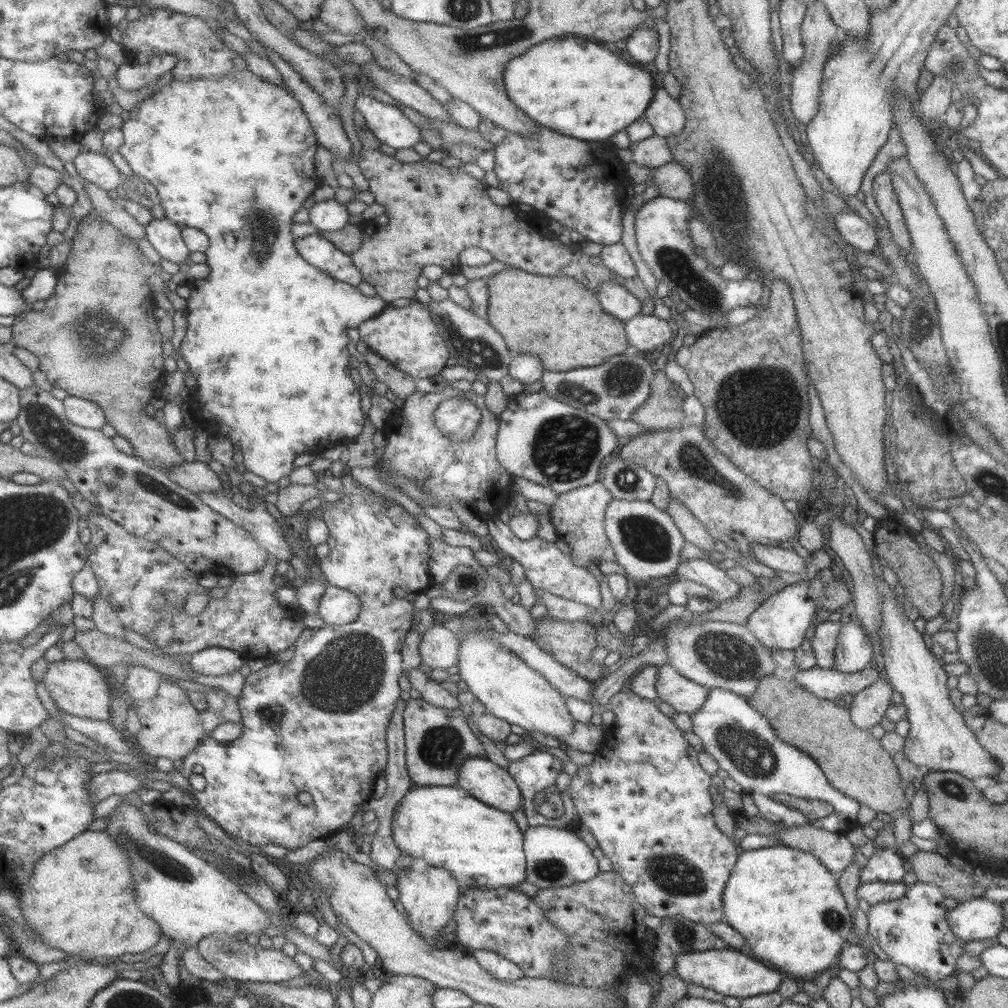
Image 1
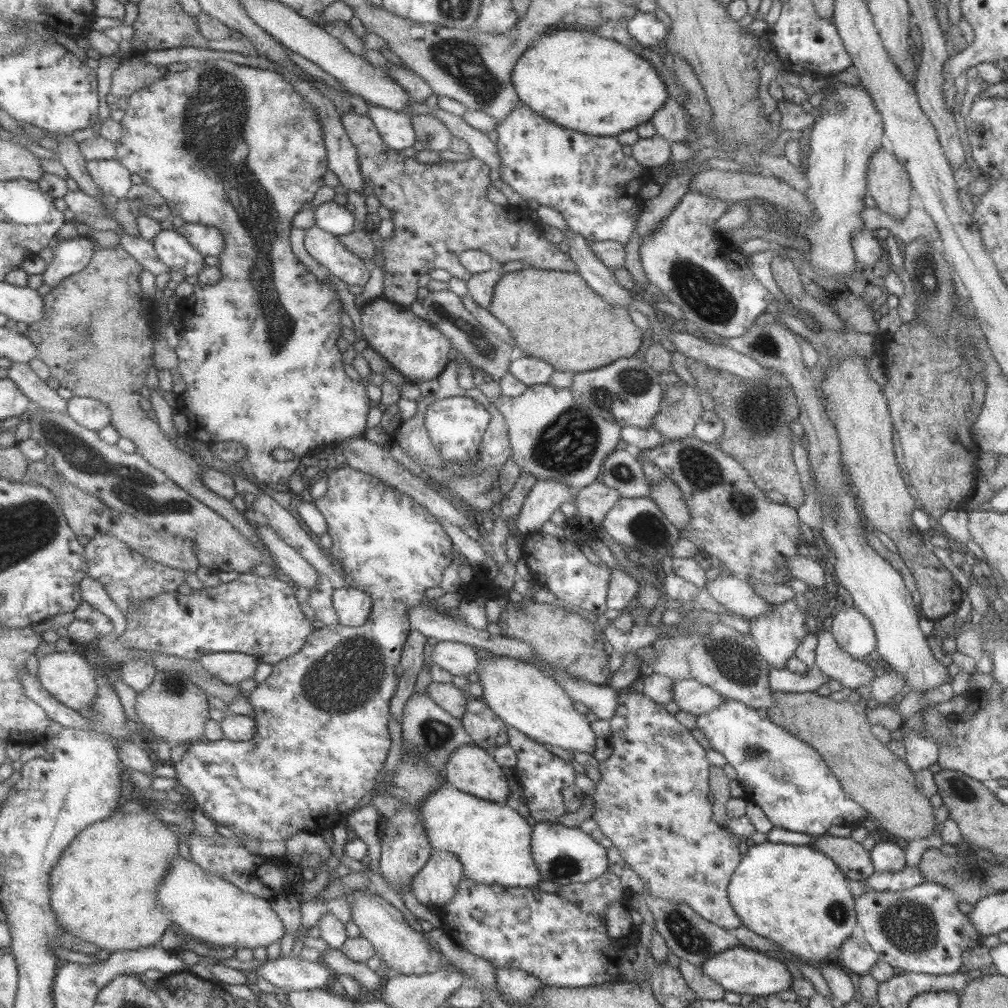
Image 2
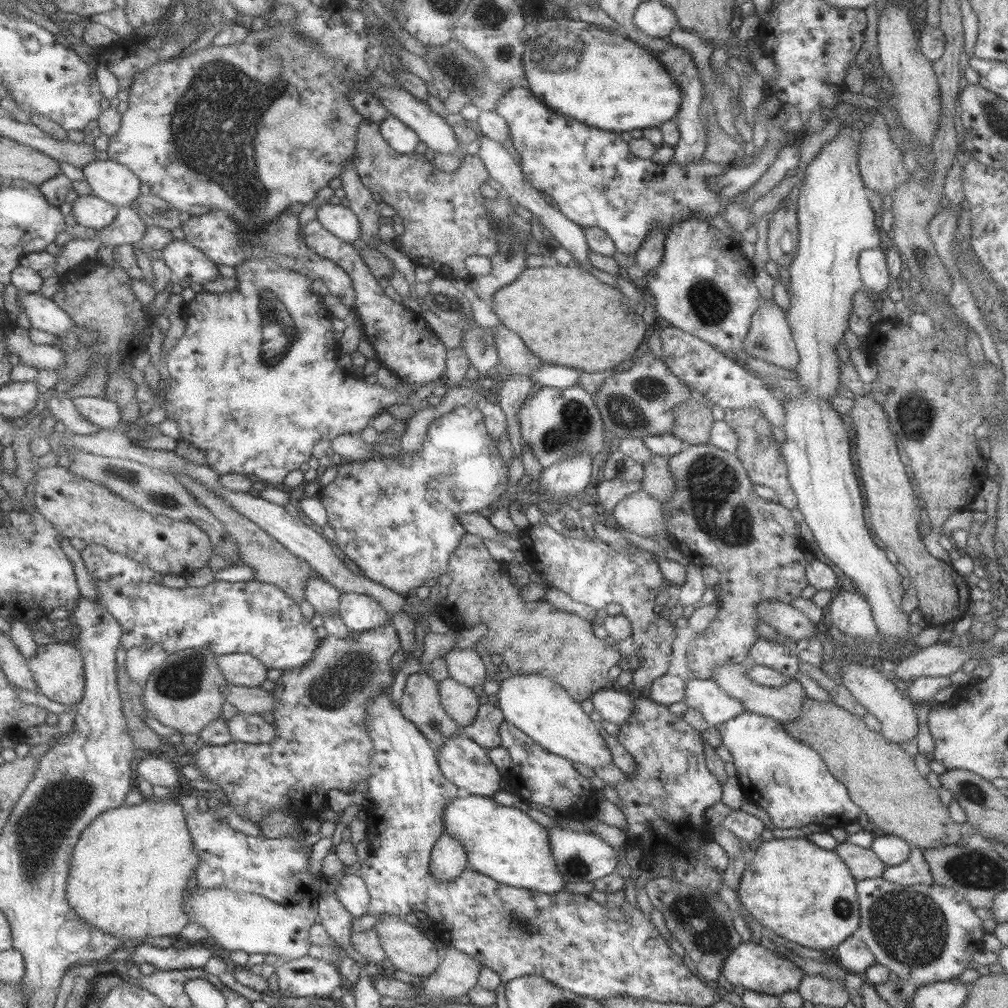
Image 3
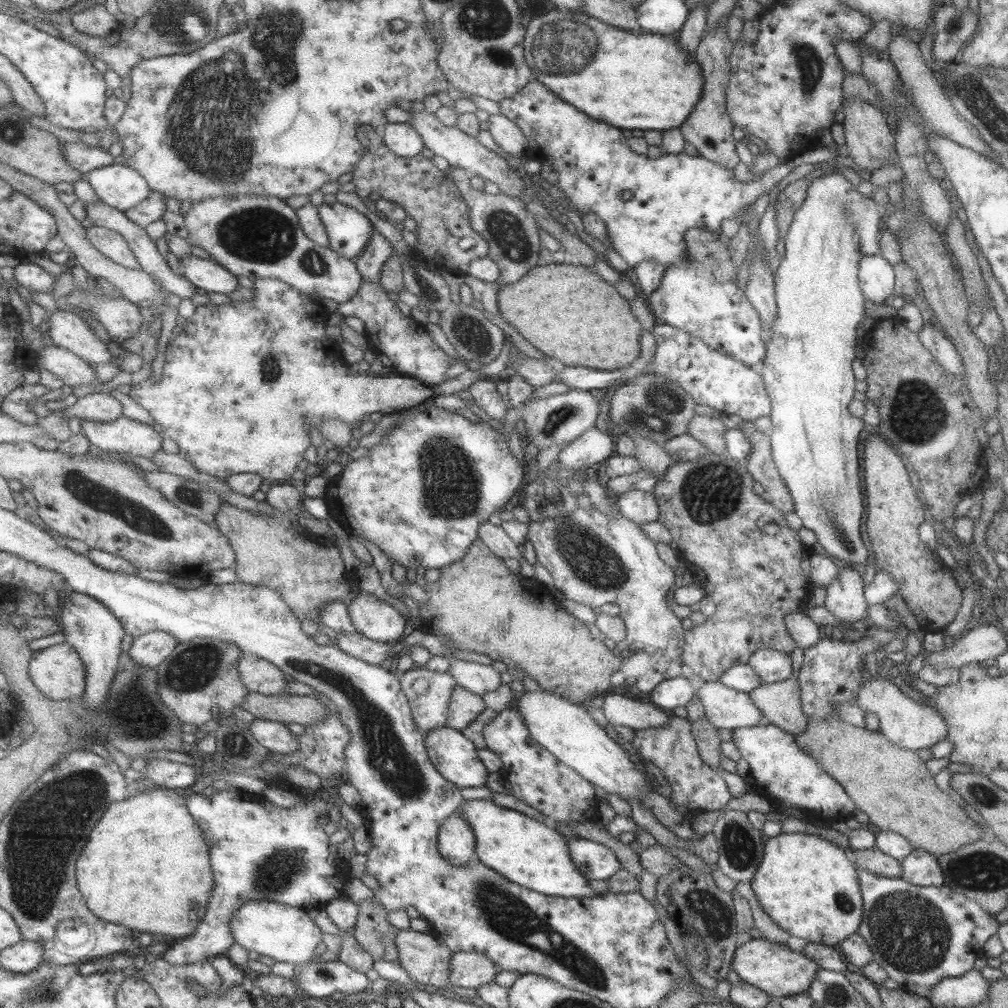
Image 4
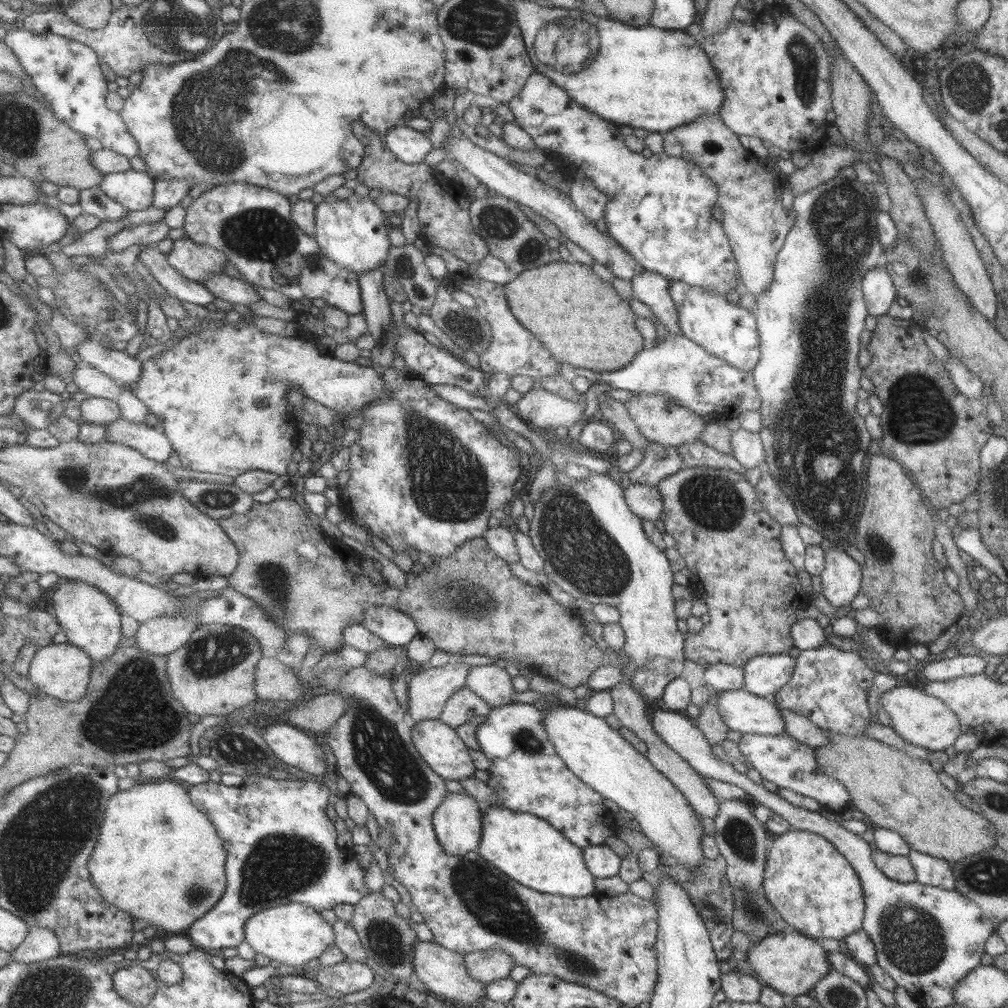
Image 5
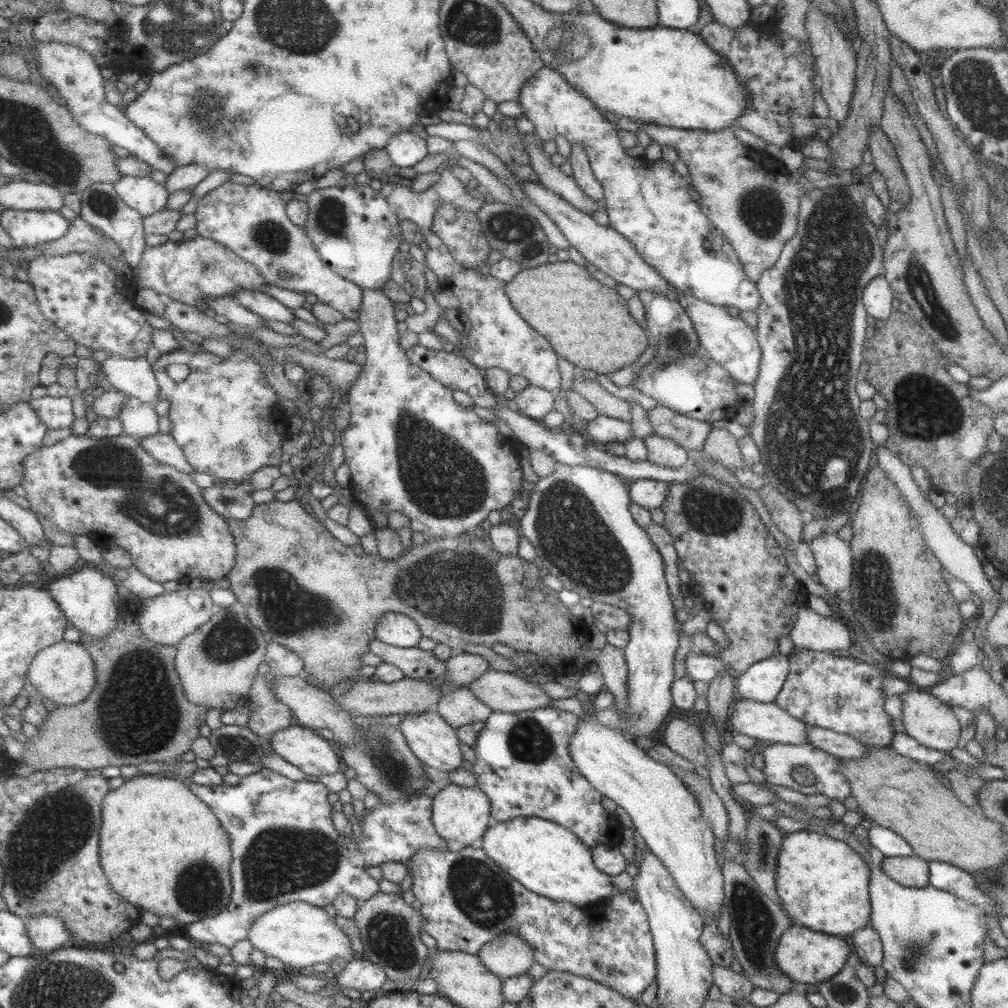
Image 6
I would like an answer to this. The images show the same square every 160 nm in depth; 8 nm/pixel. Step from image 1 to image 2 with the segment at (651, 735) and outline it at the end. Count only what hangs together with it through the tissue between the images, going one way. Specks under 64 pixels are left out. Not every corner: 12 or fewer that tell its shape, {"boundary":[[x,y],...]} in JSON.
{"boundary":[[617,695],[590,817],[653,898],[741,926],[706,751]]}

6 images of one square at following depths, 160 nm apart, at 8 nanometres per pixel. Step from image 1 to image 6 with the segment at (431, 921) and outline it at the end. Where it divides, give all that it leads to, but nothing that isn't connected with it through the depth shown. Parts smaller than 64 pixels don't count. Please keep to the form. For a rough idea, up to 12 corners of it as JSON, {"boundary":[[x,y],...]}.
{"boundary":[[449,783],[432,797],[432,825],[465,848],[492,821],[479,787]]}

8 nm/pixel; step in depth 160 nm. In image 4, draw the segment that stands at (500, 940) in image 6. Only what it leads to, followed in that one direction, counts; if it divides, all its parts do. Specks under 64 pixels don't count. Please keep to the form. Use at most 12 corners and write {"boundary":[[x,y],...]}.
{"boundary":[[485,955],[451,956],[450,986],[460,992],[491,983],[499,970]]}

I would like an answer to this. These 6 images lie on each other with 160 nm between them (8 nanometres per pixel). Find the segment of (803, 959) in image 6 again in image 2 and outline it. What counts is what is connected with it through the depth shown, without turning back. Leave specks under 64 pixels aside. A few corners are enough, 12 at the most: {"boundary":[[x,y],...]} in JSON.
{"boundary":[[733,947],[699,964],[724,991],[770,996],[789,989],[785,965]]}

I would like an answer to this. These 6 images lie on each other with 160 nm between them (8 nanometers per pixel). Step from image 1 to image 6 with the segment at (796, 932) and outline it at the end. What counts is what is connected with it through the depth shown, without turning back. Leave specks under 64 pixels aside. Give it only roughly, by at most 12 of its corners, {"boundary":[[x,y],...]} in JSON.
{"boundary":[[786,834],[774,889],[793,925],[868,924],[869,869],[842,840]]}

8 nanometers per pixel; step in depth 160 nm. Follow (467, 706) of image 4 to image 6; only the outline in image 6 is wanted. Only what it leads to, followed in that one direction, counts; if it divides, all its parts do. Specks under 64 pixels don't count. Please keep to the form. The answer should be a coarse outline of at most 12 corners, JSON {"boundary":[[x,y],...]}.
{"boundary":[[467,687],[443,692],[434,710],[454,729],[492,711]]}

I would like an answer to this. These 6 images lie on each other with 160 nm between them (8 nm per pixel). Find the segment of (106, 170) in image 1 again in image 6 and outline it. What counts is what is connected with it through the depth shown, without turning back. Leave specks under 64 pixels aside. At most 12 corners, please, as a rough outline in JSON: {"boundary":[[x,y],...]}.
{"boundary":[[124,176],[119,196],[144,217],[164,210],[166,185],[148,176]]}

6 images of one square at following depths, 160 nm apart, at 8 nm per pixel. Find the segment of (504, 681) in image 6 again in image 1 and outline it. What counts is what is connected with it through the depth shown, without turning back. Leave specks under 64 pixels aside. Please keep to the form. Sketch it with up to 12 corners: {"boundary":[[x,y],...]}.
{"boundary":[[431,624],[420,634],[421,662],[431,669],[456,666],[460,640]]}

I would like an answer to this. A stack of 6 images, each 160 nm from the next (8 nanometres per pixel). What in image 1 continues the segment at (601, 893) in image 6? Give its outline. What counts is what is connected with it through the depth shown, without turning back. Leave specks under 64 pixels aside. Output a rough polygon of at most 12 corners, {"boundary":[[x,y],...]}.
{"boundary":[[418,785],[393,819],[402,853],[470,888],[525,878],[508,812]]}

